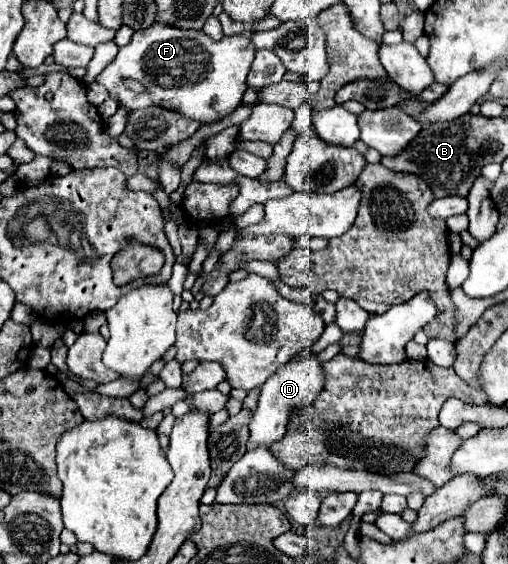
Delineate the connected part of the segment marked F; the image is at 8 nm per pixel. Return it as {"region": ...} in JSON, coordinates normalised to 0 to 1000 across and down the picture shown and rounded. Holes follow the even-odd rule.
{"region":[[[317,39],[266,57],[258,74],[234,85],[230,103],[191,135],[191,145],[211,156],[234,188],[258,195],[317,188],[396,220],[415,220],[459,202],[474,184],[498,99],[502,82],[494,82],[486,60],[443,64],[423,74],[396,53],[352,53],[344,46],[321,46]],[[250,142],[278,145],[285,163],[262,163]]]}

